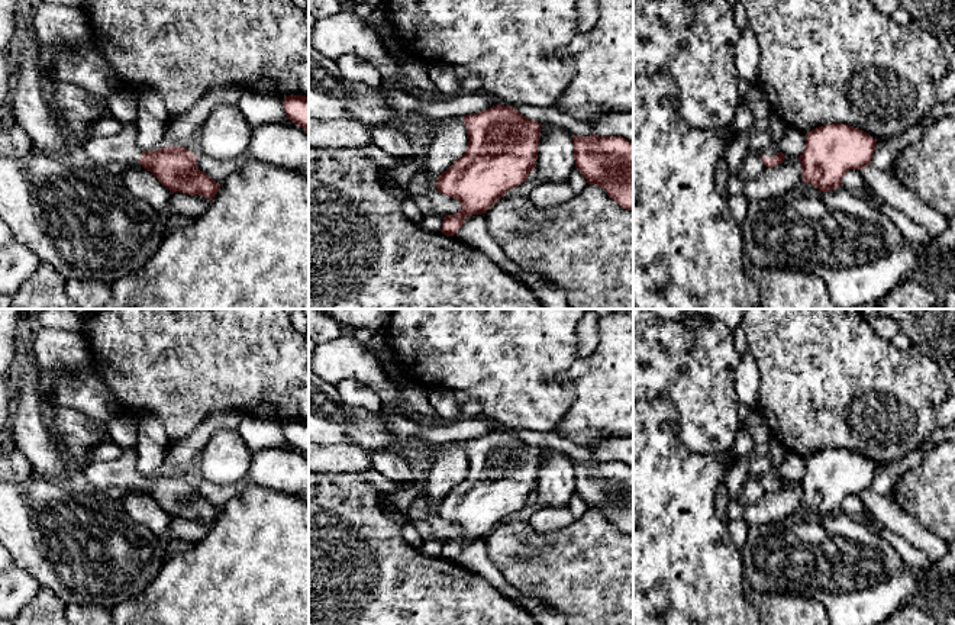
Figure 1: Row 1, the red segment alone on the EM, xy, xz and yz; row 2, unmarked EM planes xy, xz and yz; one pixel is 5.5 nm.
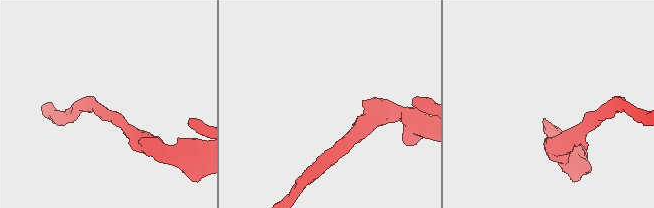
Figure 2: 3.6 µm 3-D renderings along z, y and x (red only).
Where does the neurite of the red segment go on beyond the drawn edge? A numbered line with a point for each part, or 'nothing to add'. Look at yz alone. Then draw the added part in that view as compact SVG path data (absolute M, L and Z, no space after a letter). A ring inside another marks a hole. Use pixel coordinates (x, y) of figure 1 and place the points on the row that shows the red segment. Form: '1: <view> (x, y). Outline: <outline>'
1: yz (778, 128). Outline: M771 113L770 128L771 128L771 144L767 145L762 151L762 155L765 158L771 158L778 152L781 152L778 141L784 136L785 131L788 129L788 125L784 123L783 119L778 117L775 113Z

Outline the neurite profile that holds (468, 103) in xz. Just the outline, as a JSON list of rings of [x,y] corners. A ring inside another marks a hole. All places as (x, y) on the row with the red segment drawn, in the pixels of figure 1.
[[[384,90],[388,104],[397,110],[419,112],[430,119],[464,117],[467,115],[480,113],[497,103],[483,91],[464,93],[446,102],[417,100],[401,90]]]

